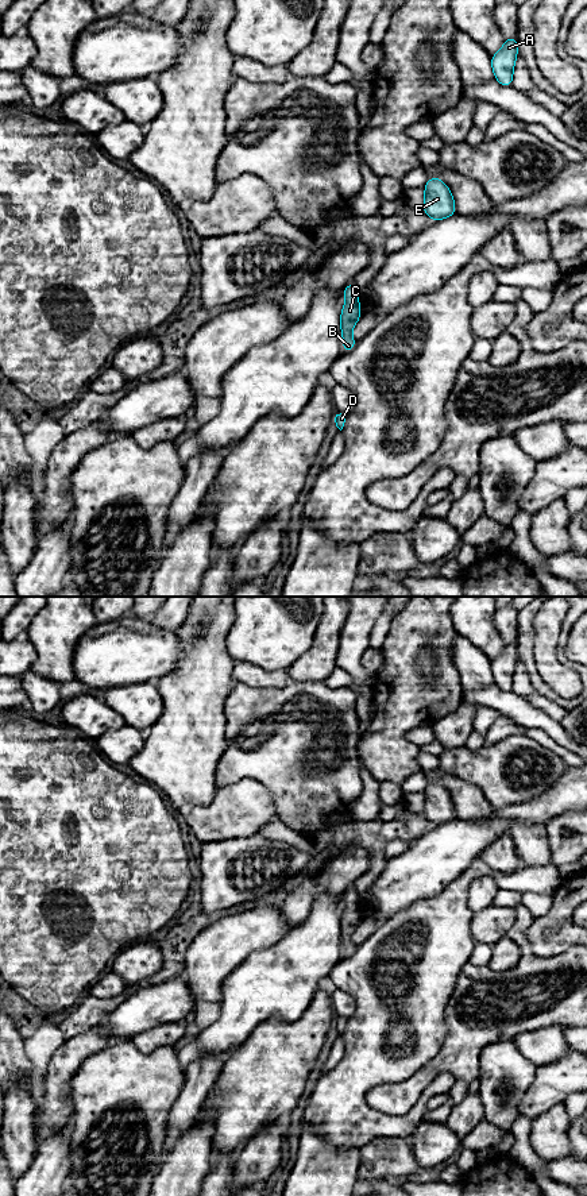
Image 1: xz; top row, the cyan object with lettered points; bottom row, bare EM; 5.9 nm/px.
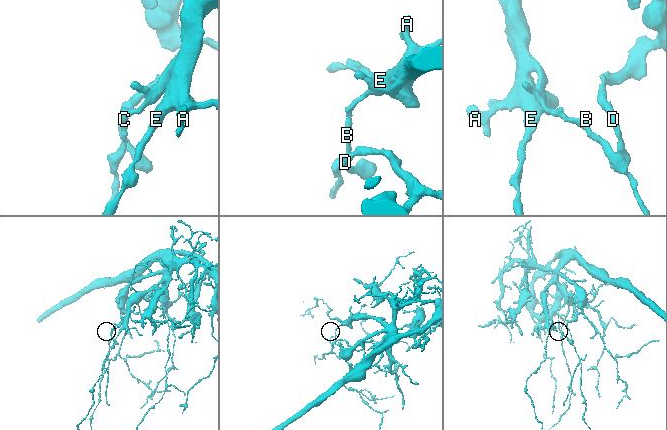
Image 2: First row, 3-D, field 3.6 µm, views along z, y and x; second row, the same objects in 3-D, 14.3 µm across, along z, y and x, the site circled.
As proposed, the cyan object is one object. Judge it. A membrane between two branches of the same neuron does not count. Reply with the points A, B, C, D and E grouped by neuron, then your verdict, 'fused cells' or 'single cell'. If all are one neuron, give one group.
A B C D E; single cell

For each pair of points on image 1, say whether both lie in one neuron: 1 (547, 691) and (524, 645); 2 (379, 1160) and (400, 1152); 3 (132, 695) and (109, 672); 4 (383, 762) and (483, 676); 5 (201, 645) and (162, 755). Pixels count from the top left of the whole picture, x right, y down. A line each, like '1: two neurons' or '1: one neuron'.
1: one neuron
2: one neuron
3: two neurons
4: two neurons
5: one neuron

